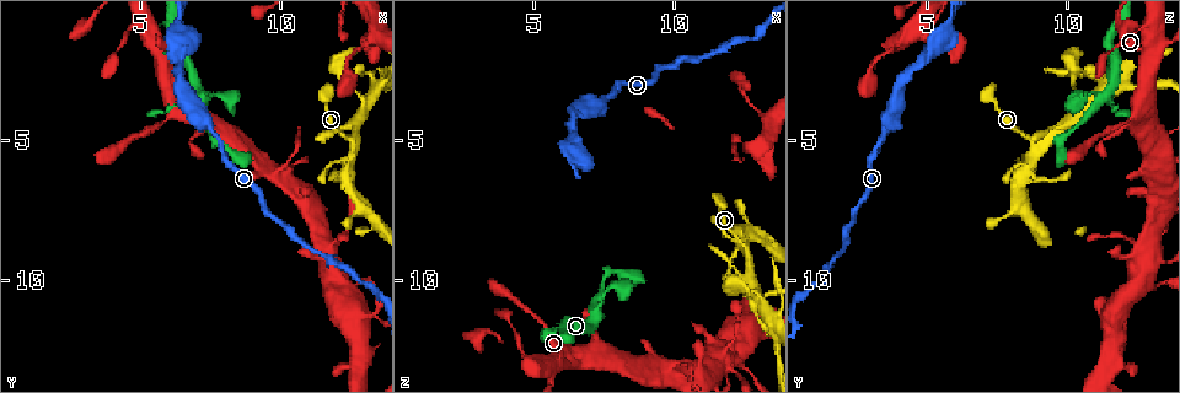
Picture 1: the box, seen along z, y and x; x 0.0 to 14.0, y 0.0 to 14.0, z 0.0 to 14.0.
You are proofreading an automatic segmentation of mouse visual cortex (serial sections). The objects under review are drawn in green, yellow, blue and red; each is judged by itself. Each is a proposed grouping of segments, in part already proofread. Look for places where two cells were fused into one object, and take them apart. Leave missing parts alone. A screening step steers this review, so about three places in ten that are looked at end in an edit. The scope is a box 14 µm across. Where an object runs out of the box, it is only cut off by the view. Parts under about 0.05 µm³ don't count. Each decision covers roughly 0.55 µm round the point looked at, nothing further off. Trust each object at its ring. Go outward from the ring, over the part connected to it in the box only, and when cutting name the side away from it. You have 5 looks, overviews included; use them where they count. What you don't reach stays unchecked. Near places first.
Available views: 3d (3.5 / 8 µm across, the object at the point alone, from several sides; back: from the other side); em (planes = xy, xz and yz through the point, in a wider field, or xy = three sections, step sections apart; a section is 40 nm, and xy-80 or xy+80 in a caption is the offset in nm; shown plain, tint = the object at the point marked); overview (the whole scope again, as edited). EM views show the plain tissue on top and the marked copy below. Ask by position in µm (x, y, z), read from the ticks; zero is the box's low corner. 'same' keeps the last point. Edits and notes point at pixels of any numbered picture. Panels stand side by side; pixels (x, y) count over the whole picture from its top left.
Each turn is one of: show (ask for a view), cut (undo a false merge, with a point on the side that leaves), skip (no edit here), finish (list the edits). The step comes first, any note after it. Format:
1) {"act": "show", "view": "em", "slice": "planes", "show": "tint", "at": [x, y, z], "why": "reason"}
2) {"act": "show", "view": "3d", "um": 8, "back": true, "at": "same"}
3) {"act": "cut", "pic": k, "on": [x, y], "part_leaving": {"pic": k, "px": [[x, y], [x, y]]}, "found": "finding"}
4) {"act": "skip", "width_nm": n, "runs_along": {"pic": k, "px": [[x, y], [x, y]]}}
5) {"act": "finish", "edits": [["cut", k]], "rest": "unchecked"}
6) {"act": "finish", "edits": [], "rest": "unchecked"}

{"act": "show", "view": "3d", "um": 3.5, "at": [7.9, 3.5, 10.2], "why": "sharp bend"}

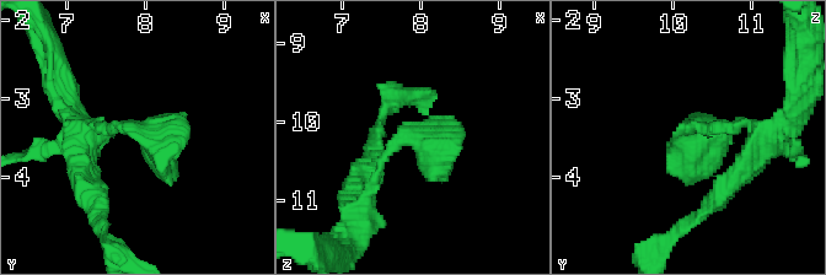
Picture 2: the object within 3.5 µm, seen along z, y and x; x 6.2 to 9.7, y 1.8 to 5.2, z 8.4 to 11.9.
{"act": "show", "view": "em", "slice": "xy", "step": 5, "show": "tint", "at": [7.95, 3.50, 10.20]}

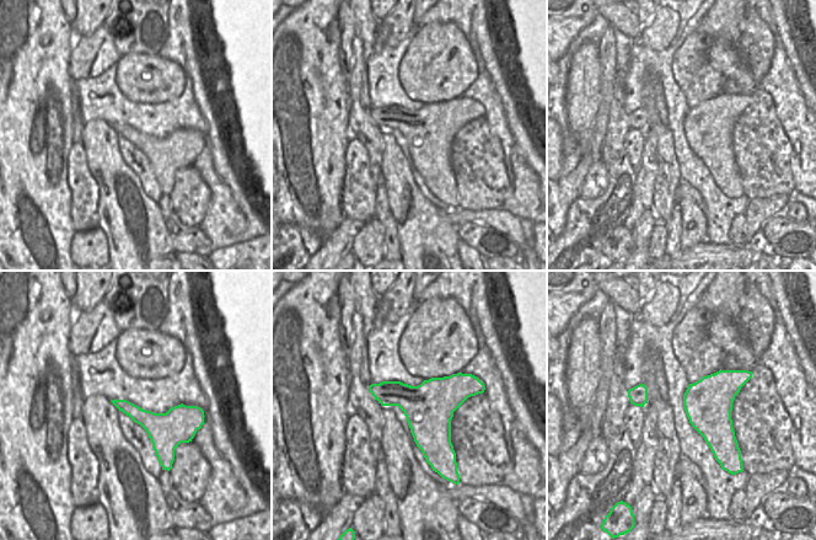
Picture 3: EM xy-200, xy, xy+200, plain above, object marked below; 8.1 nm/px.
{"act": "show", "view": "em", "slice": "xy", "step": 1, "show": "tint", "at": "same"}

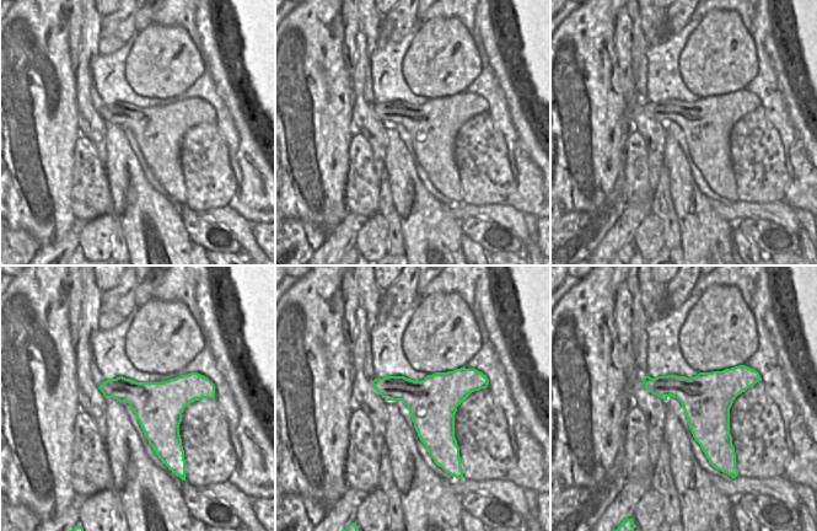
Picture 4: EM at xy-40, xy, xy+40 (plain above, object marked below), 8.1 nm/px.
{"act": "skip", "width_nm": 400, "runs_along": {"pic": 2, "px": [[95, 124], [153, 131], [175, 151]]}, "found": "continuous, no second cell"}

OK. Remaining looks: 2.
{"act": "show", "view": "3d", "um": 8, "at": [12.6, 5.1, 8.8], "why": "thick turns thin"}

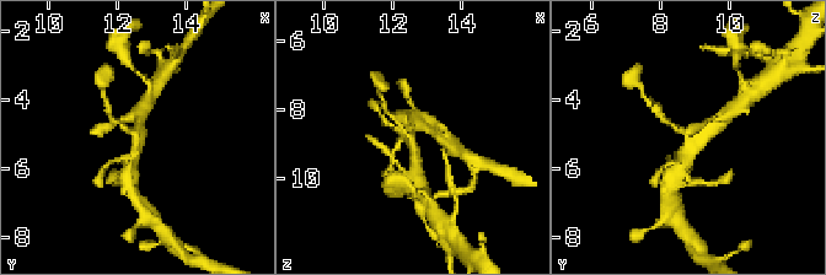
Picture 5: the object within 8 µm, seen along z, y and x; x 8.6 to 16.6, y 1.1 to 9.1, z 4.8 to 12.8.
{"act": "show", "view": "em", "slice": "xy", "step": 1, "show": "tint", "at": [12.5, 5.1, 8.8], "arms": 3, "arm_widths_nm": [150, 300, 350]}

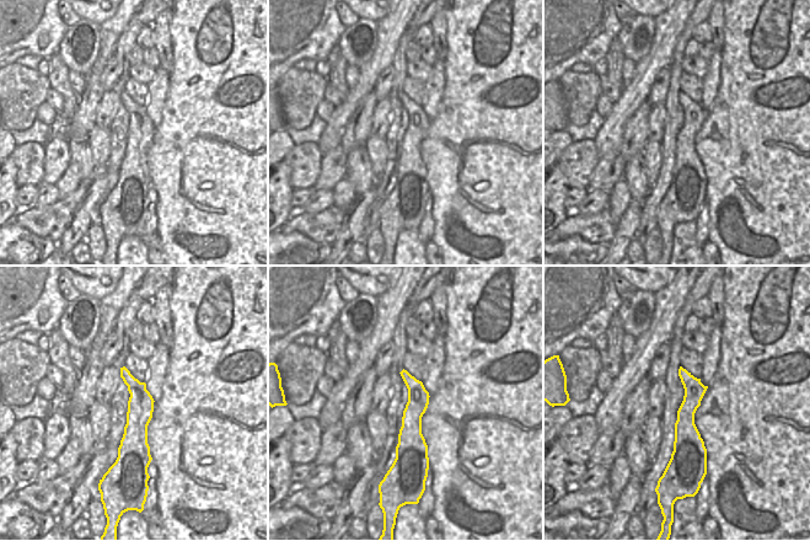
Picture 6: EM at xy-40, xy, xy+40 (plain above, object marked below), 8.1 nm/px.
{"act": "skip", "runs_along": {"pic": 6, "px": [[123, 370], [137, 389], [137, 428], [122, 467]]}, "found": "continuous, no second cell"}

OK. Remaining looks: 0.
{"act": "finish", "edits": [], "rest": "unchecked"}

